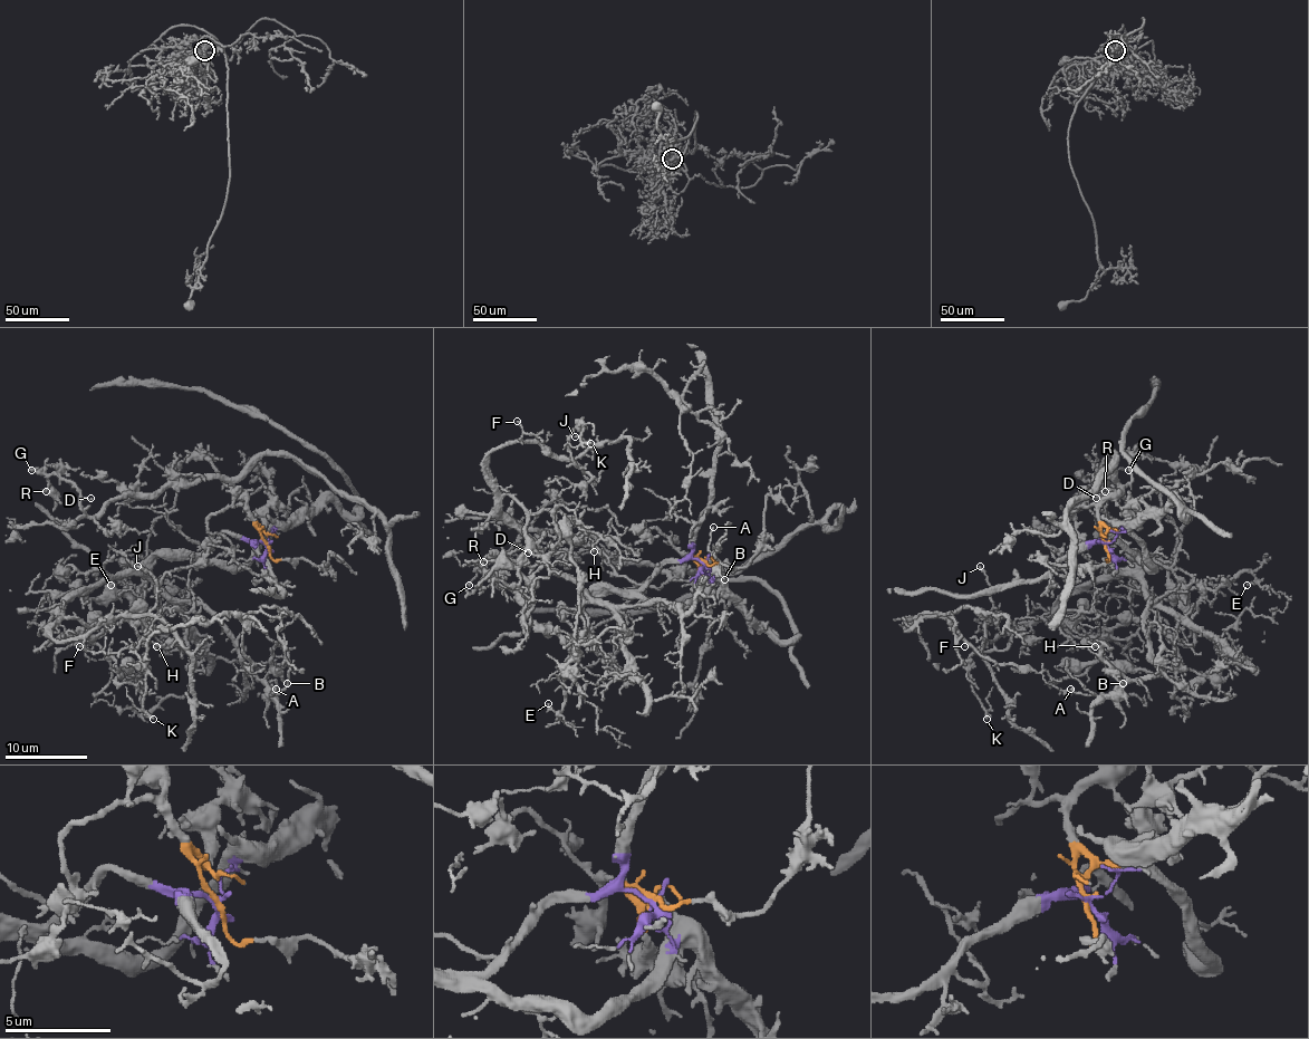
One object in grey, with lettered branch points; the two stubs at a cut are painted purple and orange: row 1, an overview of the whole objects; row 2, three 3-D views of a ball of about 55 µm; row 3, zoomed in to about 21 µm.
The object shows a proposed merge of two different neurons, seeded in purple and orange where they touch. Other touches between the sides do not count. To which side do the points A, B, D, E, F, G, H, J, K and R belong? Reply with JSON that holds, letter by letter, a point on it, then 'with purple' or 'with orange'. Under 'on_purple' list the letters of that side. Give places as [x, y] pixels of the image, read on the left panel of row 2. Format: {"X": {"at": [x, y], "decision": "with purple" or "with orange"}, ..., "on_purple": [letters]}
{"A": {"at": [276, 689], "decision": "with purple"}, "B": {"at": [287, 683], "decision": "with purple"}, "D": {"at": [90, 498], "decision": "with orange"}, "E": {"at": [111, 585], "decision": "with purple"}, "F": {"at": [79, 646], "decision": "with purple"}, "G": {"at": [31, 470], "decision": "with orange"}, "H": {"at": [156, 646], "decision": "with purple"}, "J": {"at": [137, 566], "decision": "with purple"}, "K": {"at": [153, 719], "decision": "with purple"}, "R": {"at": [46, 491], "decision": "with orange"}, "on_purple": ["A", "B", "E", "F", "H", "J", "K"]}

